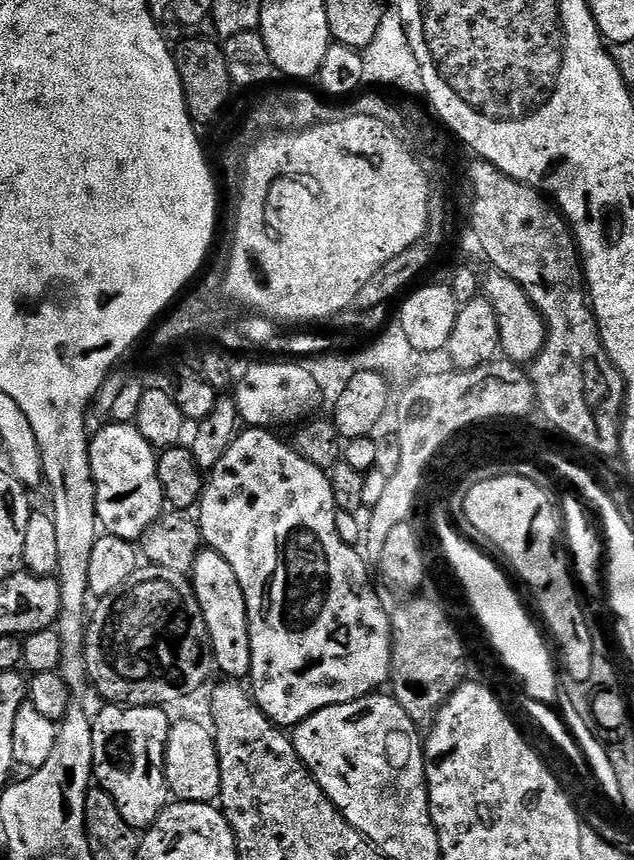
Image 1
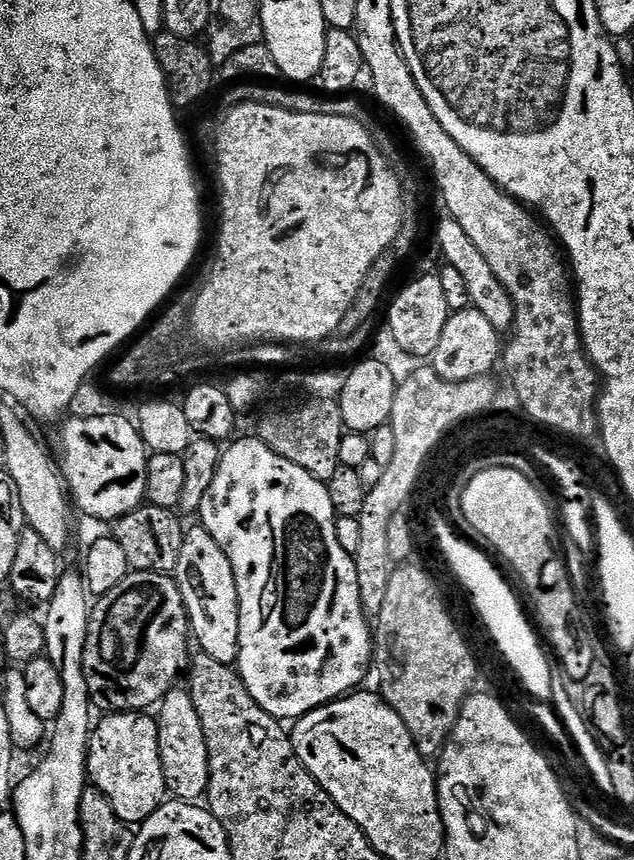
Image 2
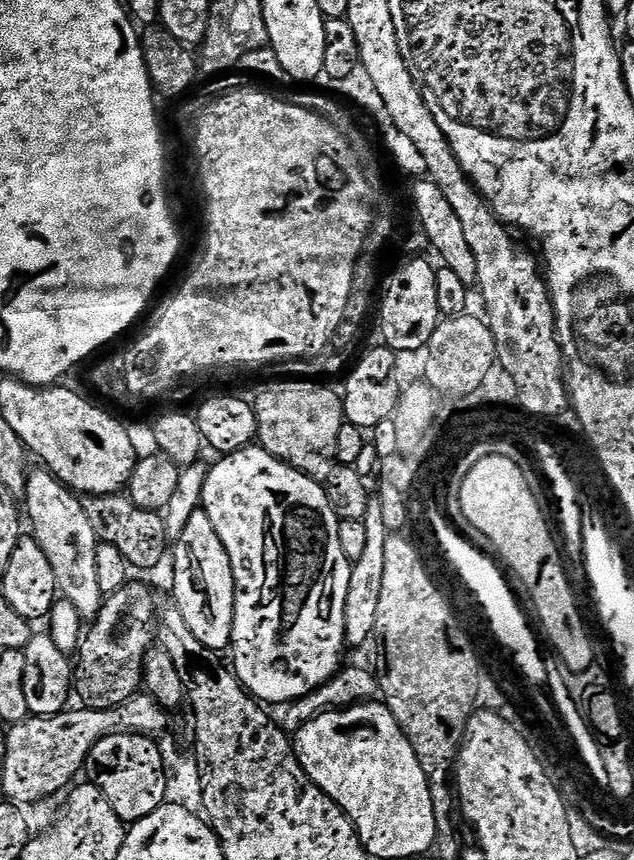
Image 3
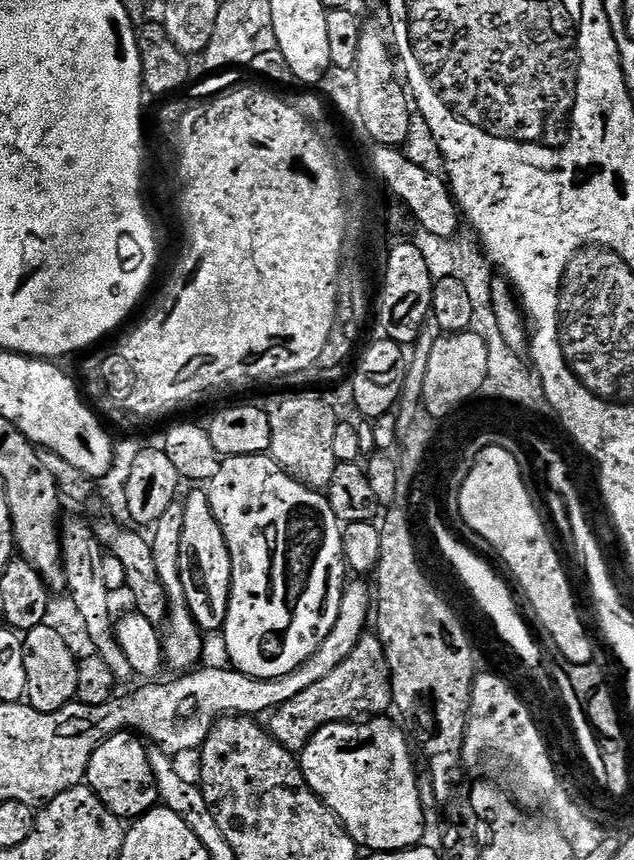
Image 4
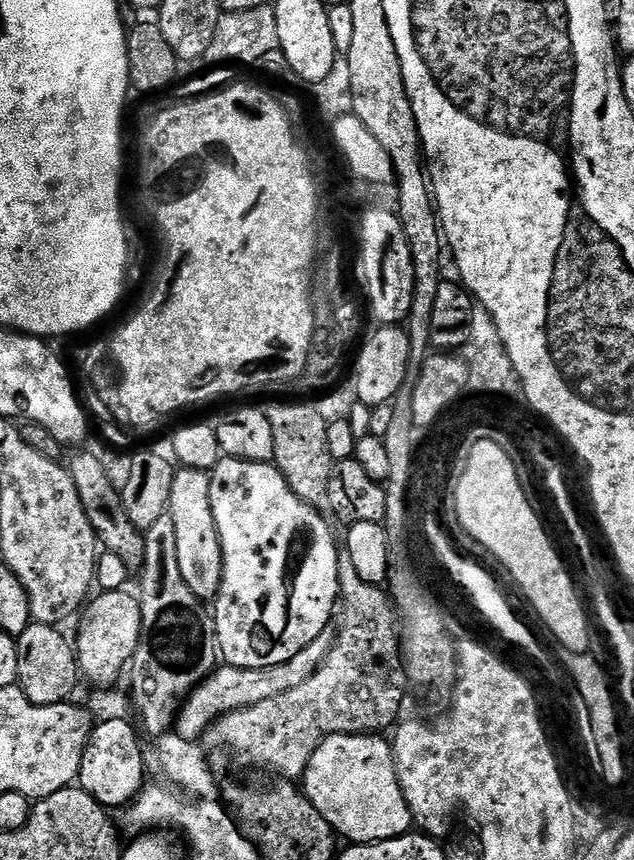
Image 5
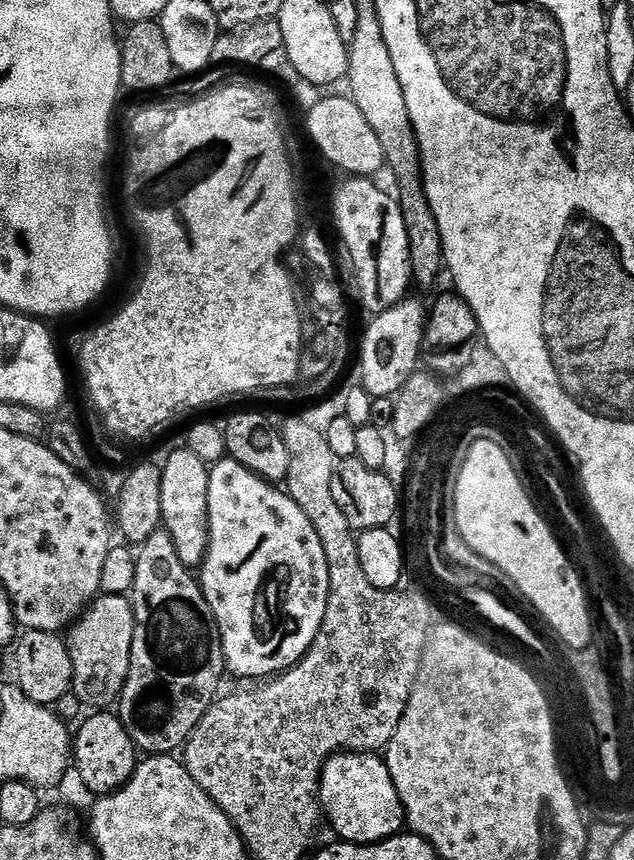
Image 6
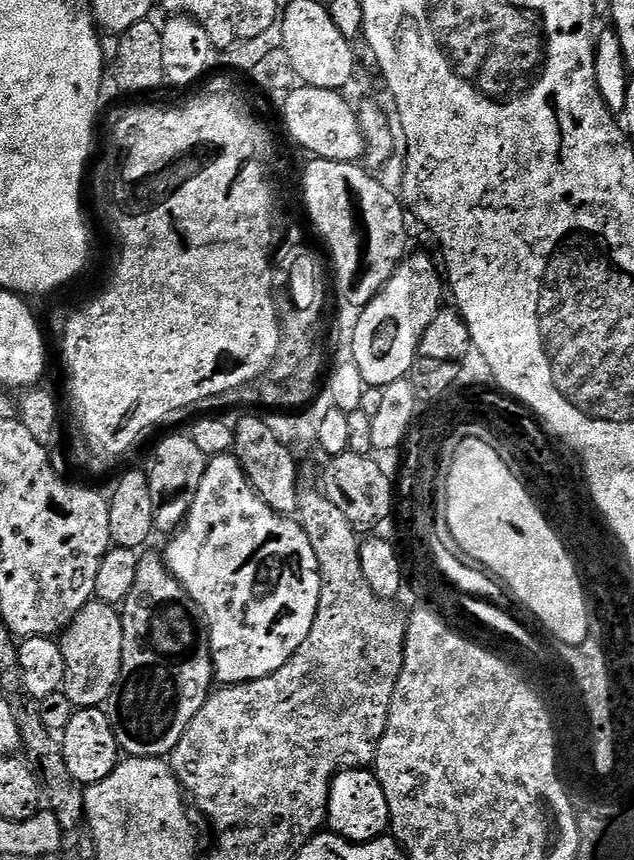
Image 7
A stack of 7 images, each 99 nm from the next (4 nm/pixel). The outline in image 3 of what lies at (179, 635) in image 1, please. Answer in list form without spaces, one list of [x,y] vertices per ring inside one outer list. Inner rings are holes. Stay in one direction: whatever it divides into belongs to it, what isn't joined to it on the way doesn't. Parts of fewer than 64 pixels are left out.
[[[129,582],[124,585],[122,590],[118,590],[113,596],[109,596],[103,601],[100,615],[96,617],[89,628],[92,629],[90,629],[89,632],[87,629],[87,631],[83,633],[78,649],[78,655],[74,660],[74,692],[78,697],[78,700],[80,696],[79,703],[83,705],[83,707],[91,708],[92,710],[102,710],[105,712],[111,708],[117,708],[119,704],[124,704],[127,700],[129,700],[129,698],[131,698],[131,696],[135,696],[141,691],[144,682],[144,662],[147,660],[149,652],[153,651],[158,632],[158,602],[157,600],[154,600],[154,596],[150,589],[144,588],[140,584],[135,584],[135,582]]]

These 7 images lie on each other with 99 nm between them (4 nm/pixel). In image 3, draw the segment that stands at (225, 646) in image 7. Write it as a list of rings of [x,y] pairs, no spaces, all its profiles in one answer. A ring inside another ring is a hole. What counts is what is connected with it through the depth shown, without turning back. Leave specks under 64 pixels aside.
[[[249,446],[221,455],[215,465],[209,467],[206,486],[202,486],[202,498],[200,499],[202,510],[210,518],[218,538],[222,538],[222,546],[226,546],[226,554],[230,554],[230,566],[234,570],[234,586],[236,587],[236,601],[234,602],[234,630],[232,631],[231,667],[236,677],[244,688],[257,701],[268,704],[280,704],[287,706],[293,700],[300,700],[303,696],[309,696],[315,688],[321,688],[327,680],[332,679],[342,667],[340,659],[344,656],[346,641],[346,594],[350,594],[350,574],[352,573],[353,561],[346,558],[341,544],[338,543],[338,526],[340,520],[334,514],[330,506],[330,498],[326,498],[326,490],[323,483],[311,480],[306,474],[294,470],[288,464],[274,458],[268,451],[259,446]]]

